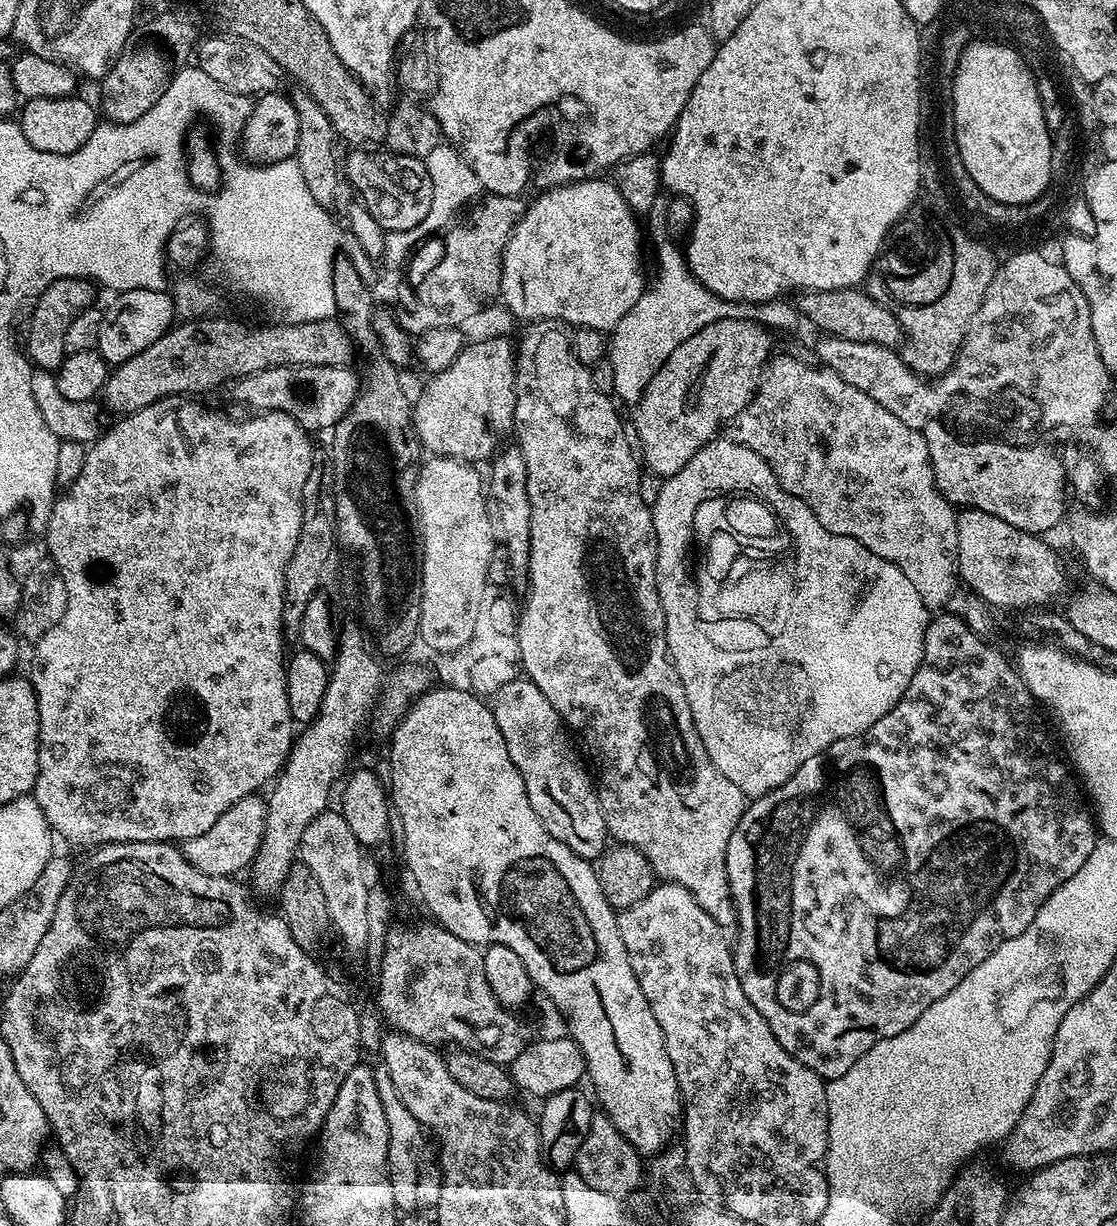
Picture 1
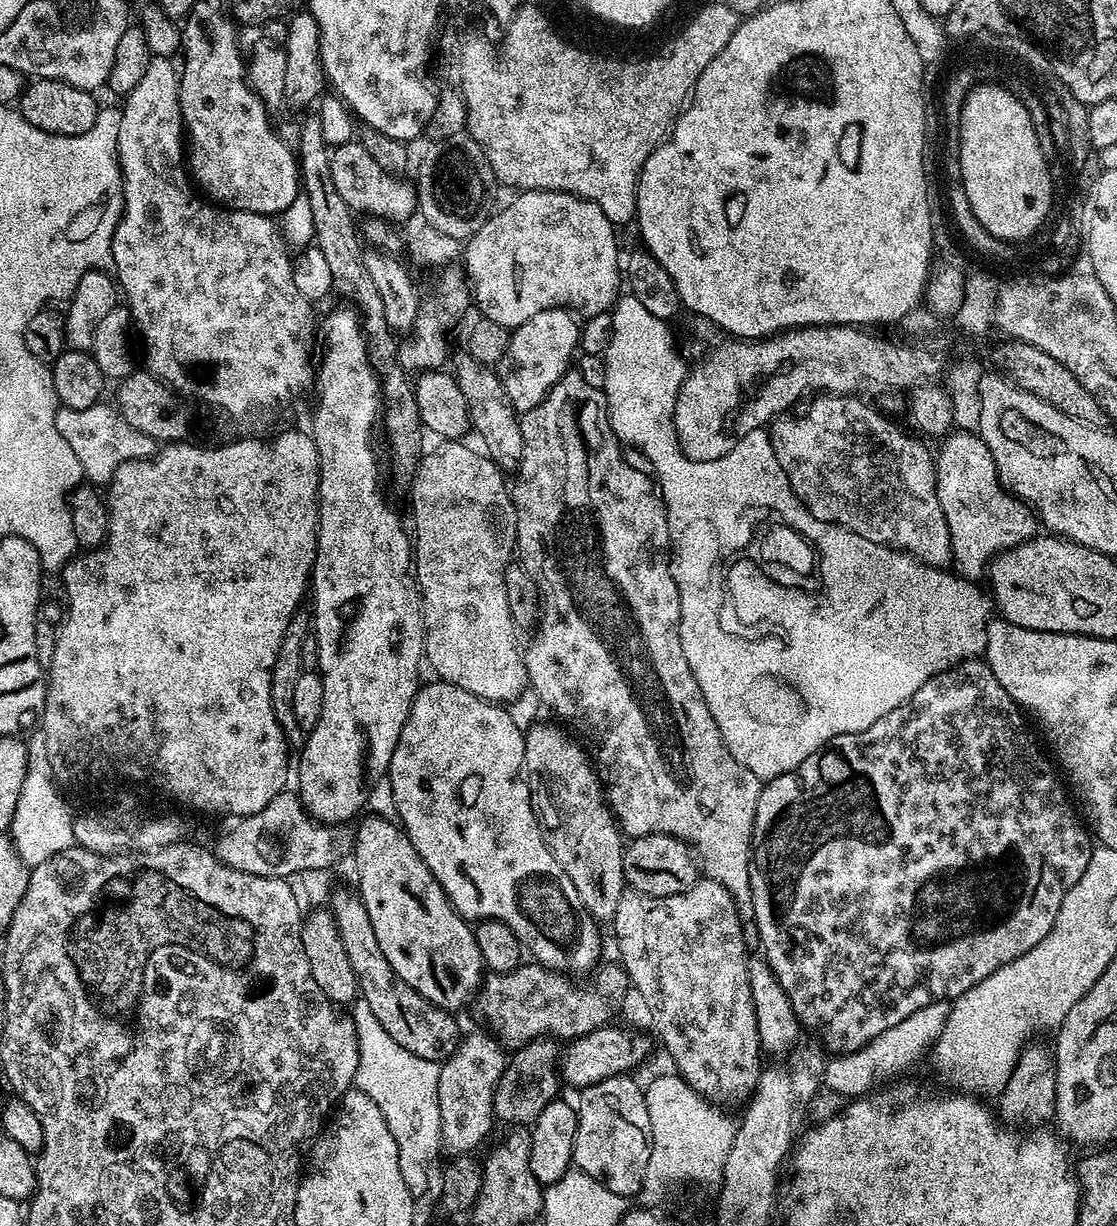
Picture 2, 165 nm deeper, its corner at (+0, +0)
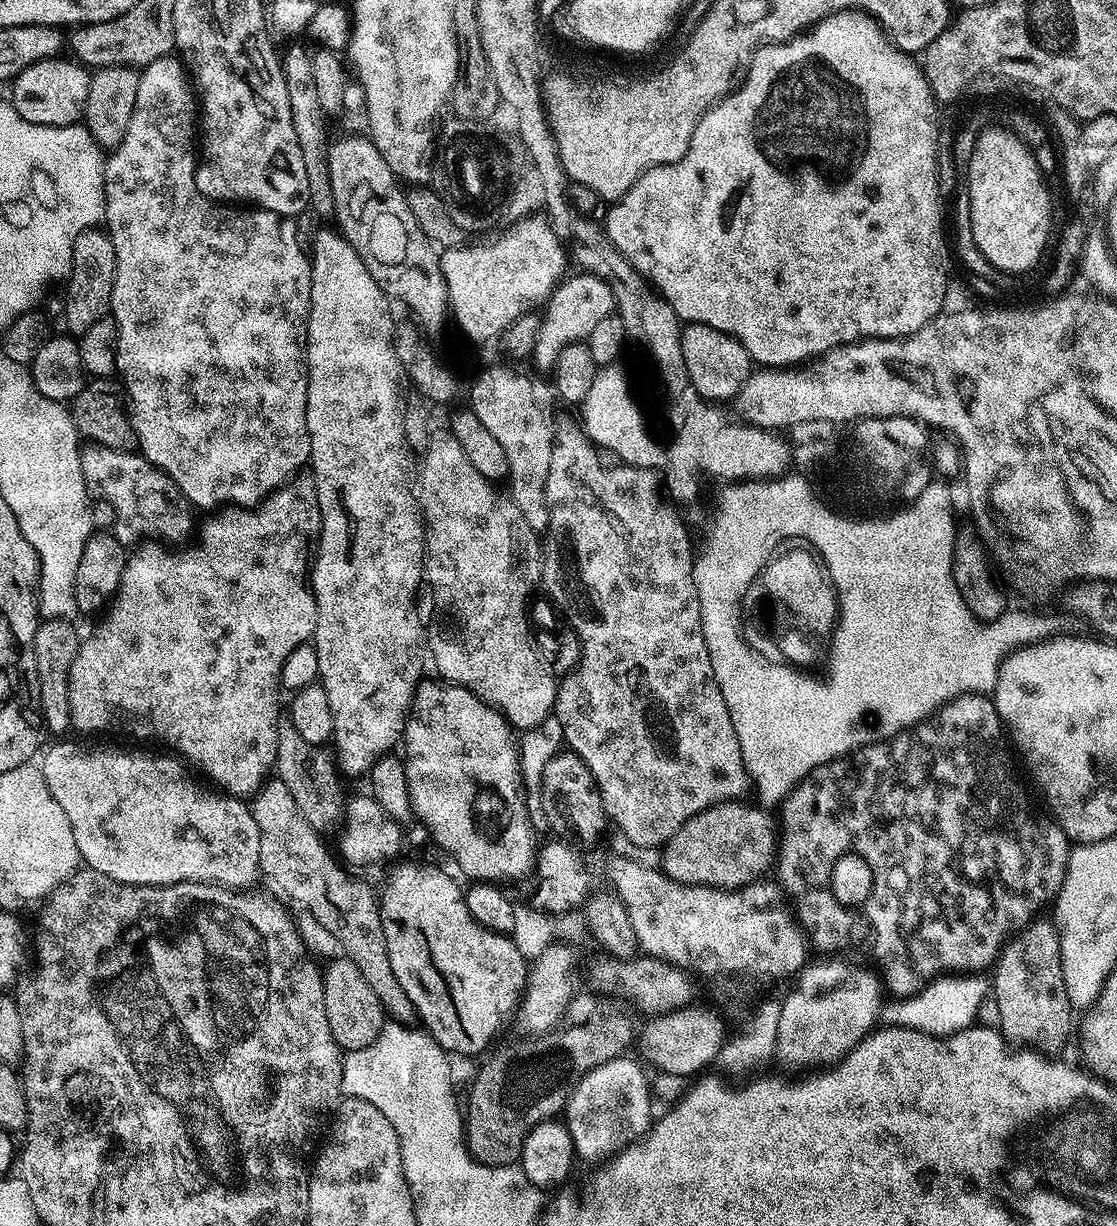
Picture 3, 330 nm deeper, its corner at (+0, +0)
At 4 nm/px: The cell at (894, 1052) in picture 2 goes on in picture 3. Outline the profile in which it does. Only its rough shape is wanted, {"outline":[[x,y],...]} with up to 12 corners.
{"outline":[[985,975],[943,976],[899,1001],[895,1027],[951,1036],[971,1027]]}

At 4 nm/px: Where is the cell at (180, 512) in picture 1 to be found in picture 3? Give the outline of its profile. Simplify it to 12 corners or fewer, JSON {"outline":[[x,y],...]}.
{"outline":[[316,482],[131,549],[71,727],[252,798],[316,634]]}

